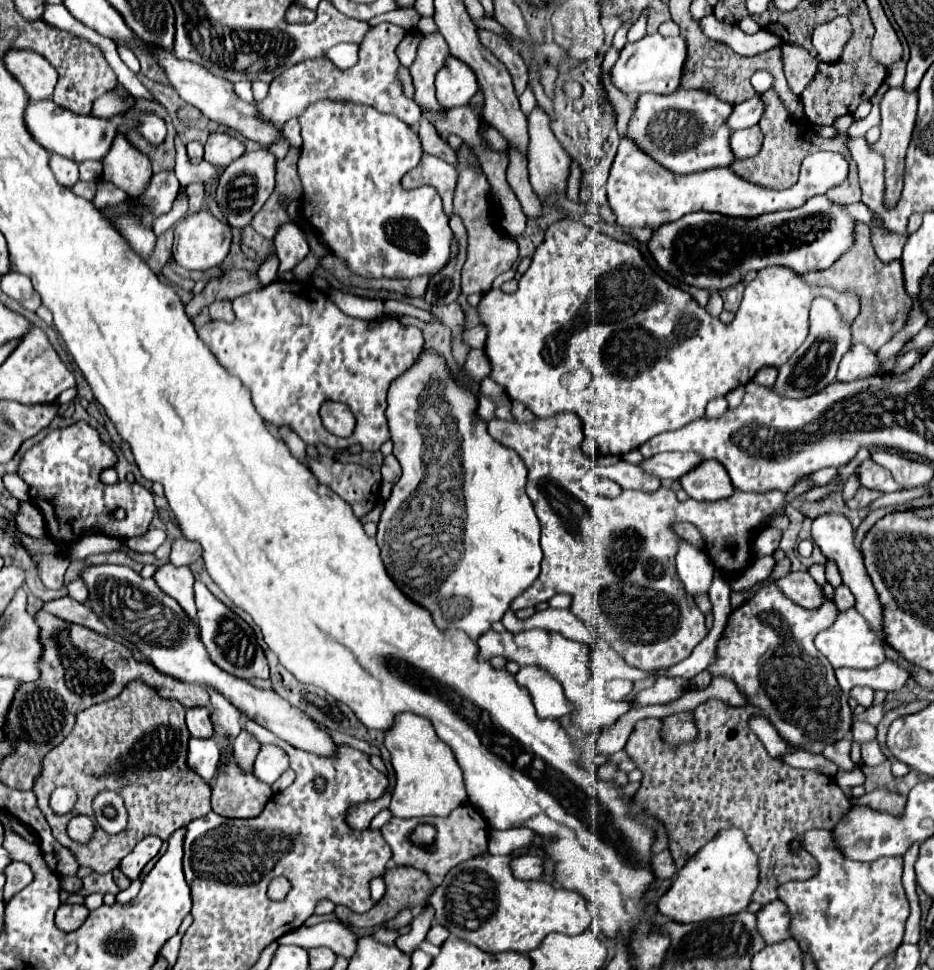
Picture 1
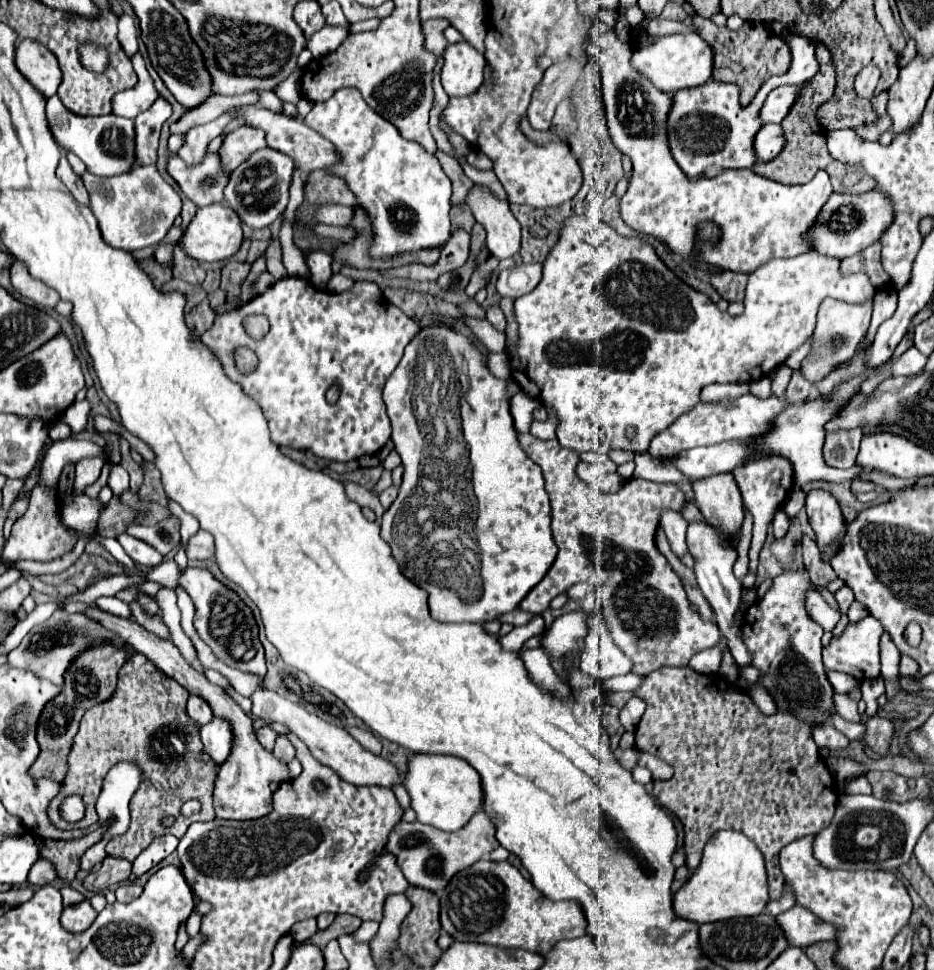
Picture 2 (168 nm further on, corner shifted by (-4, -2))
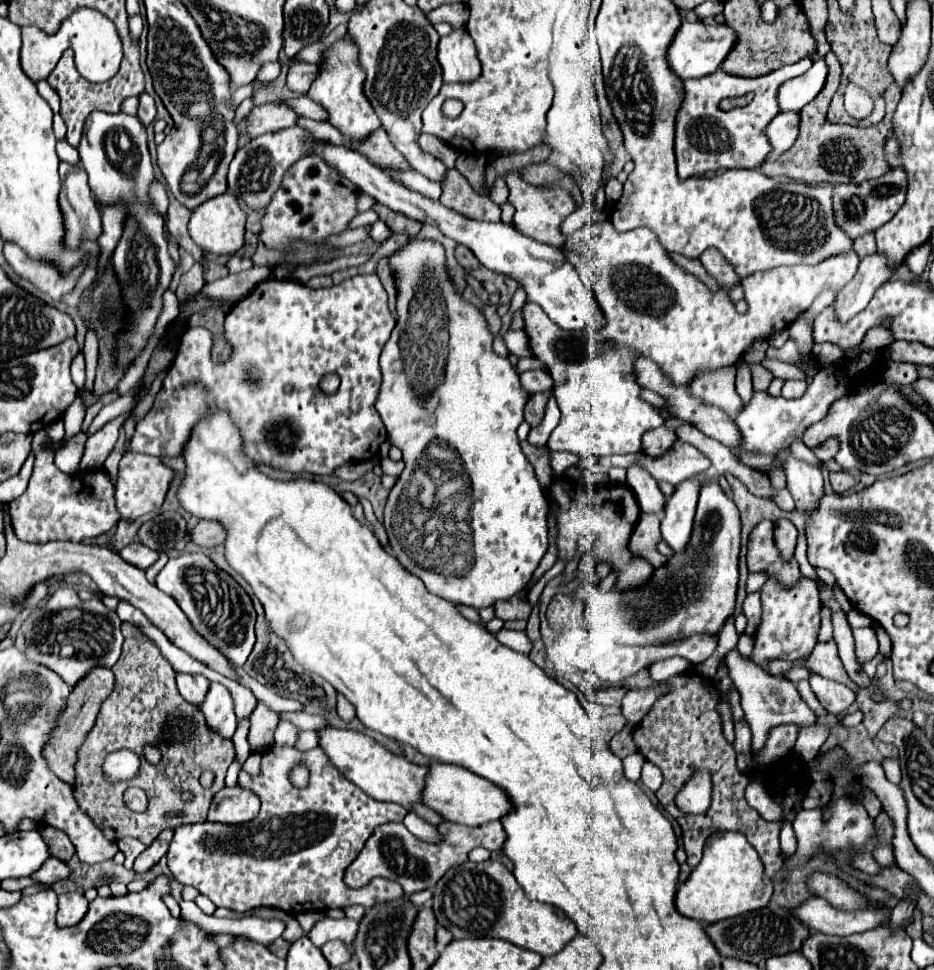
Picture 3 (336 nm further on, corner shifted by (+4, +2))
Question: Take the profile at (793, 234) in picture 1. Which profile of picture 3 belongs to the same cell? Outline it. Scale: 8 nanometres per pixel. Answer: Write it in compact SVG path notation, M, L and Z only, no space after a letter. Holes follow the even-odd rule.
M900 167L890 169L886 175L878 179L862 181L860 185L854 185L854 183L836 185L836 197L834 197L836 223L844 229L844 233L848 233L848 237L854 237L854 239L870 231L876 231L884 223L888 223L896 215L896 211L904 205L906 189L908 189L908 177L906 177L906 171Z

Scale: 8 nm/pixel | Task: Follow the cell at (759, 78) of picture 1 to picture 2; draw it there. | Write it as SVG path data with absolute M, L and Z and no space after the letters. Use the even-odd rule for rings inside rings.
M792 35L788 39L788 47L792 53L790 69L780 77L770 77L762 83L756 97L750 105L742 107L738 101L738 87L732 83L718 83L708 81L700 87L680 89L672 95L672 105L668 111L668 145L672 151L674 161L688 177L698 177L706 171L706 167L722 167L722 169L746 169L750 167L756 157L752 153L752 137L762 127L758 119L760 105L764 97L780 85L798 85L802 79L810 79L816 75L816 59L814 49L816 43Z

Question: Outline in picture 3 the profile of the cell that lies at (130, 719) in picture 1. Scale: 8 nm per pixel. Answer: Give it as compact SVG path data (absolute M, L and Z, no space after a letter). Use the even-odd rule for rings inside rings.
M122 623L122 633L126 639L122 657L120 663L112 667L116 687L108 701L104 701L92 733L88 733L84 745L80 747L74 797L110 841L130 835L150 845L164 829L206 821L212 797L224 787L226 771L234 761L234 743L232 739L224 739L216 731L210 731L200 707L182 699L176 689L176 671L164 659L154 641L142 633L142 629L132 623ZM146 743L152 743L162 751L160 765L150 765L144 759L142 749ZM120 749L130 749L140 757L138 775L128 781L108 783L104 779L102 765L108 753ZM206 769L216 775L216 793L206 793L206 789L198 783L200 773ZM128 787L140 787L146 791L148 809L144 813L134 813L124 805L122 795ZM184 791L194 793L194 799L184 801ZM170 811L180 811L182 815L168 817Z

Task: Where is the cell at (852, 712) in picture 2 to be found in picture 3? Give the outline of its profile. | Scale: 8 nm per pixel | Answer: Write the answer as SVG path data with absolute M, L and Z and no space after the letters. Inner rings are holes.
M812 675L808 681L810 681L810 687L812 687L816 699L820 701L820 705L832 715L846 711L856 699L854 691L838 681L832 681L832 679L826 679L820 675Z

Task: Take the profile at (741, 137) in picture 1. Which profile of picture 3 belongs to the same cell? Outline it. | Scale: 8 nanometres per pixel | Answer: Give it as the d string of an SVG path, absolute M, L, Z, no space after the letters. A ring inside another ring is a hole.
M784 111L772 119L768 125L768 139L774 145L774 153L780 155L788 151L800 131L800 111Z

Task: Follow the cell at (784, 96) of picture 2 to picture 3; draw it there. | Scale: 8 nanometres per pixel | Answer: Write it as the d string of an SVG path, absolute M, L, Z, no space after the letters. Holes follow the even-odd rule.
M820 57L814 61L814 65L800 77L788 81L788 85L780 87L780 109L782 111L798 111L804 105L808 105L824 87L826 83L826 75L828 75L828 65L826 61Z

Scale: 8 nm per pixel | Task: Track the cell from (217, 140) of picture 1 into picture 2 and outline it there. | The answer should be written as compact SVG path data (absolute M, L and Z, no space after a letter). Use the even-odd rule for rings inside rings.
M246 125L238 127L230 135L226 135L222 141L220 165L225 172L230 174L242 161L246 161L254 151L264 149L264 147L266 147L264 133L260 133L258 129L248 129Z

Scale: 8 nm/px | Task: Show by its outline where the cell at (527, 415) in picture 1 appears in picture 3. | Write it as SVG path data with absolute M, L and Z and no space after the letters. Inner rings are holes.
M552 389L530 395L530 399L528 399L528 403L526 403L526 409L524 409L524 421L526 421L530 427L536 427L536 425L542 423L544 407L546 407L546 403L548 403L550 397L552 397Z

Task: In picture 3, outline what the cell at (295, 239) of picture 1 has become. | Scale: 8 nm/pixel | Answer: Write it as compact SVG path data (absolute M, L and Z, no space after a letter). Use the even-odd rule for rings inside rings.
M376 221L374 227L372 227L372 231L370 231L370 237L372 237L374 241L378 241L378 243L386 241L390 235L392 235L392 231L390 231L390 227L388 227L384 221Z

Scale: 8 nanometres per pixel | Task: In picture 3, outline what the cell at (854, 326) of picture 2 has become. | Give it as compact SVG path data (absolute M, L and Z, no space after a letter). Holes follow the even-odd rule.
M872 253L860 259L854 279L844 285L844 289L836 297L836 315L840 315L842 321L848 321L856 313L860 313L872 299L876 287L888 281L894 271L896 269L888 265L888 259L882 253Z

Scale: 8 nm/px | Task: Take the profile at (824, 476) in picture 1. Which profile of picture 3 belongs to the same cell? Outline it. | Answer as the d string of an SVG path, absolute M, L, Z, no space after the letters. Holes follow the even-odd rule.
M830 439L830 441L826 441L822 447L816 447L816 449L812 449L814 451L814 455L820 459L820 461L830 461L834 455L836 455L836 451L838 451L838 441L836 439Z

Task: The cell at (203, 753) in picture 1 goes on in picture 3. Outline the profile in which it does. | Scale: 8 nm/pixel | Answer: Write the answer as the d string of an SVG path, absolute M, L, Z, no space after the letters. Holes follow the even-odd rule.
M212 683L210 691L202 703L202 713L208 721L210 729L216 729L222 737L232 737L236 731L234 717L234 701L230 691L222 683Z

